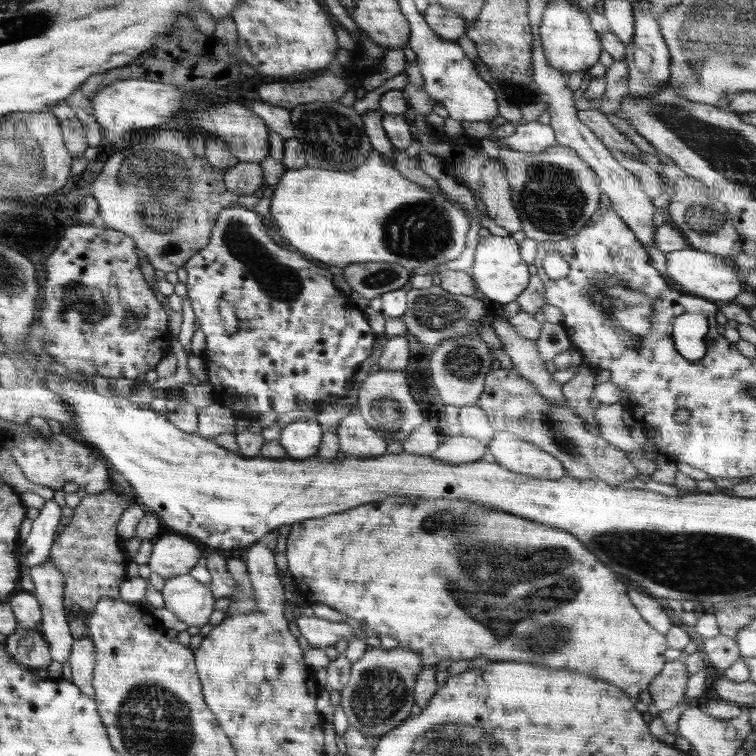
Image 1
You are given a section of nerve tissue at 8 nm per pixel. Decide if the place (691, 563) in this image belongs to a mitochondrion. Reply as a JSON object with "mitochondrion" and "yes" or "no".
{"mitochondrion":"yes"}

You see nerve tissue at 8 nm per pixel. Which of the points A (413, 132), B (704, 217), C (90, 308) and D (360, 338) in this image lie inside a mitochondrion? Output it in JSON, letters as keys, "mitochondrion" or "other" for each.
{"A":"other","B":"mitochondrion","C":"mitochondrion","D":"other"}

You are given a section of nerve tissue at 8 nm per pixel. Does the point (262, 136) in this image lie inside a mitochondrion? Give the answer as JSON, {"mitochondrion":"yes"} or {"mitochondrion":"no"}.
{"mitochondrion":"no"}

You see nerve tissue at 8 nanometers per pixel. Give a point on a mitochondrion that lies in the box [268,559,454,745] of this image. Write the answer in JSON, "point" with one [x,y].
{"point":[381,693]}

